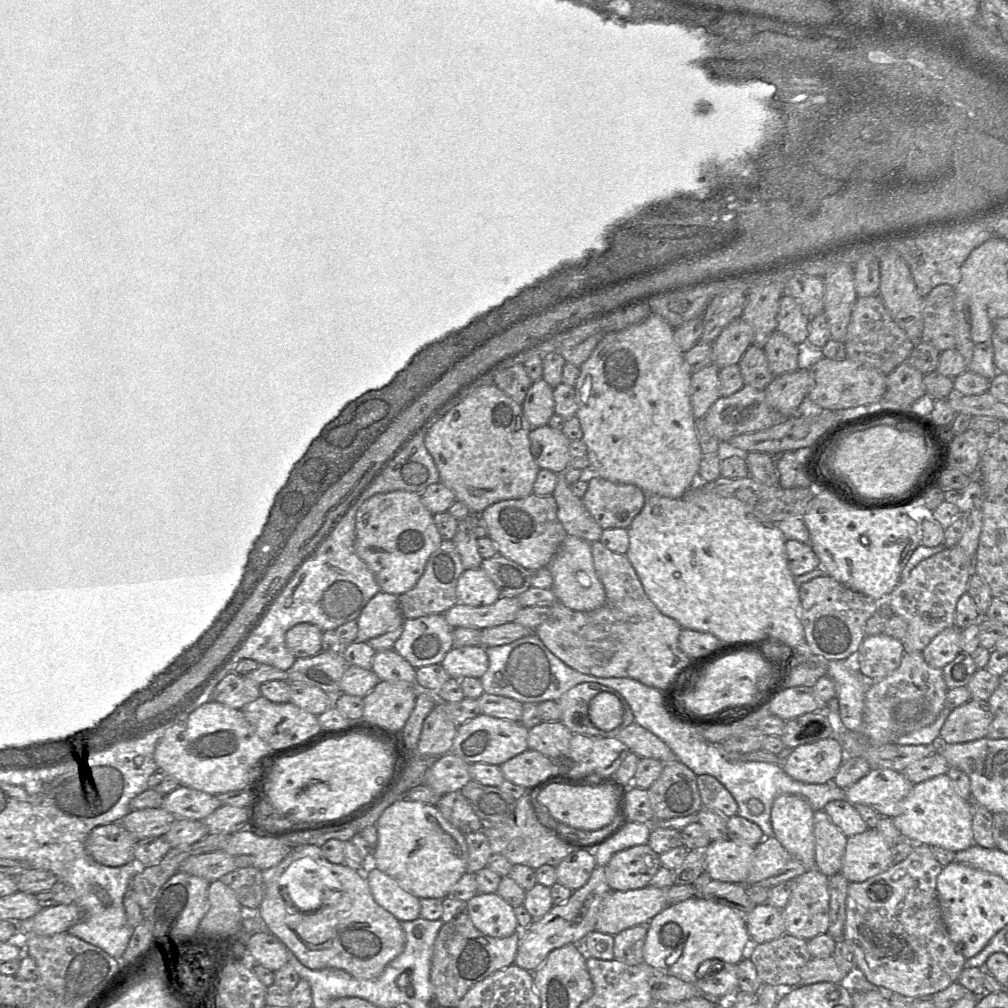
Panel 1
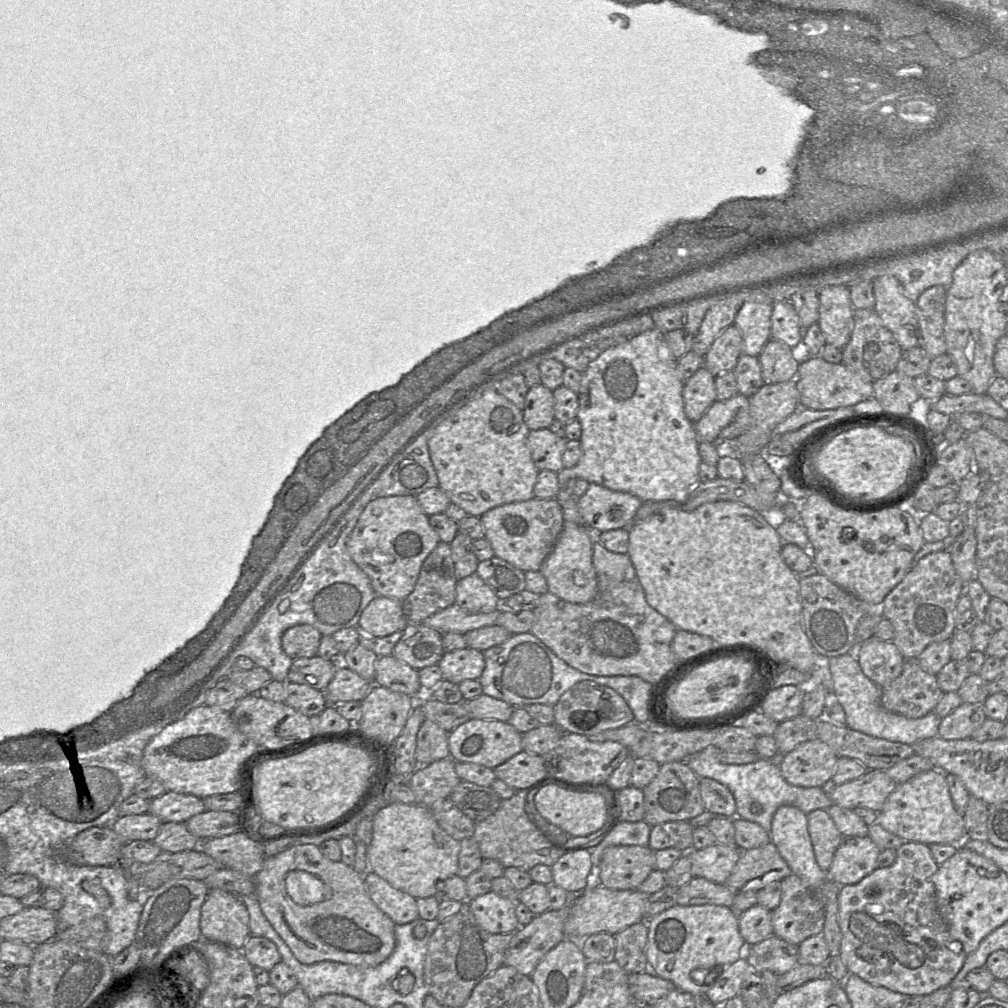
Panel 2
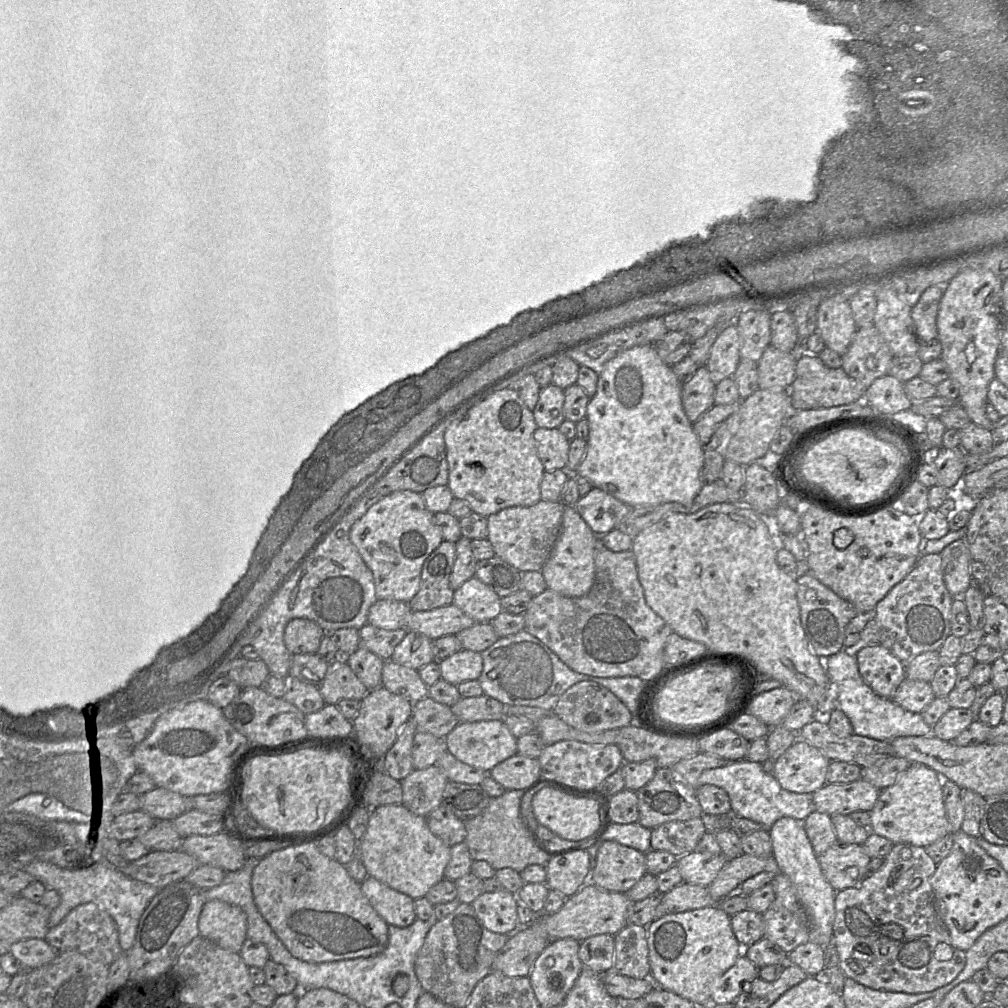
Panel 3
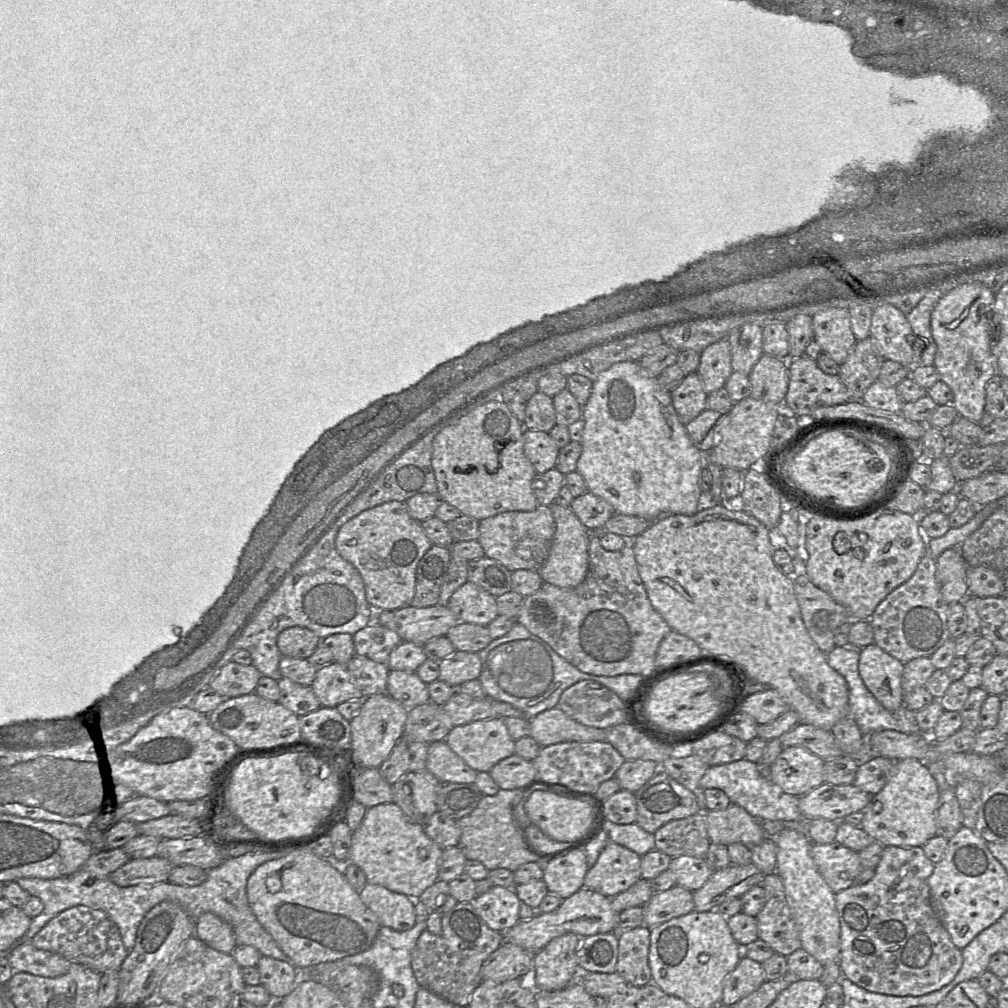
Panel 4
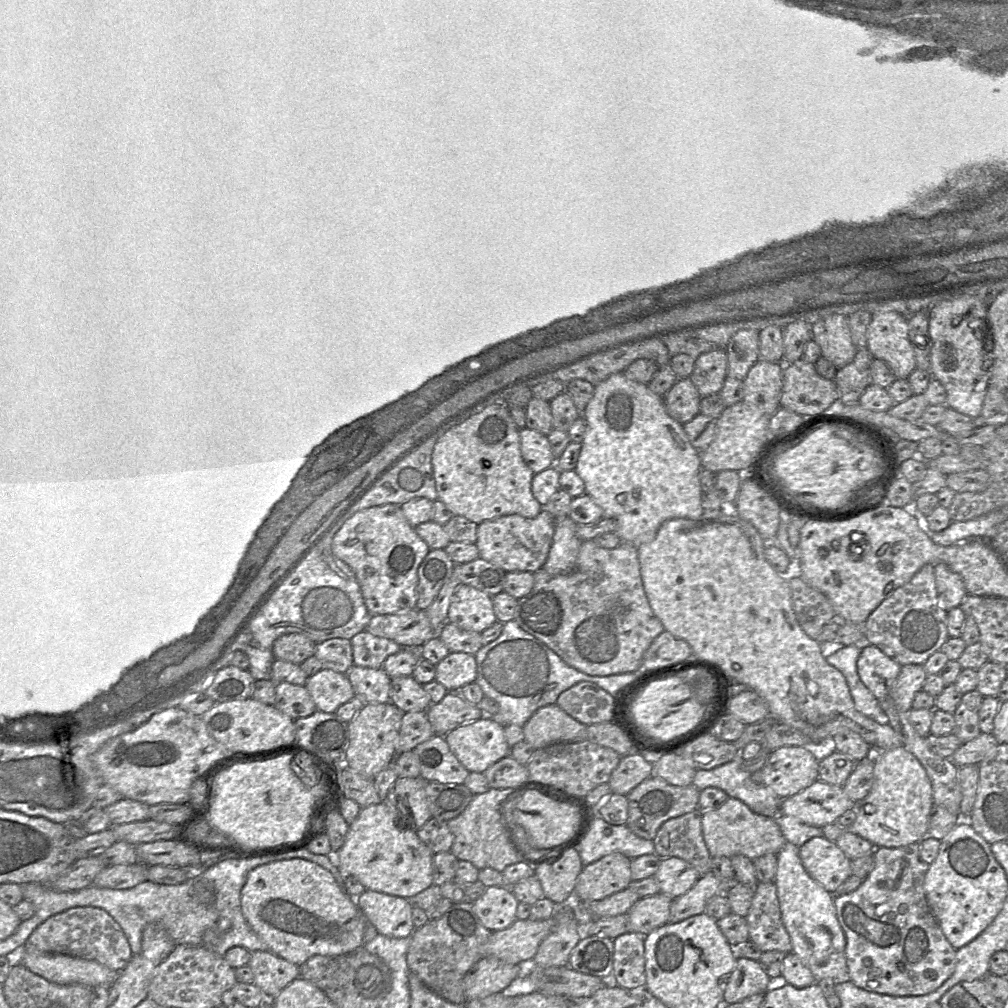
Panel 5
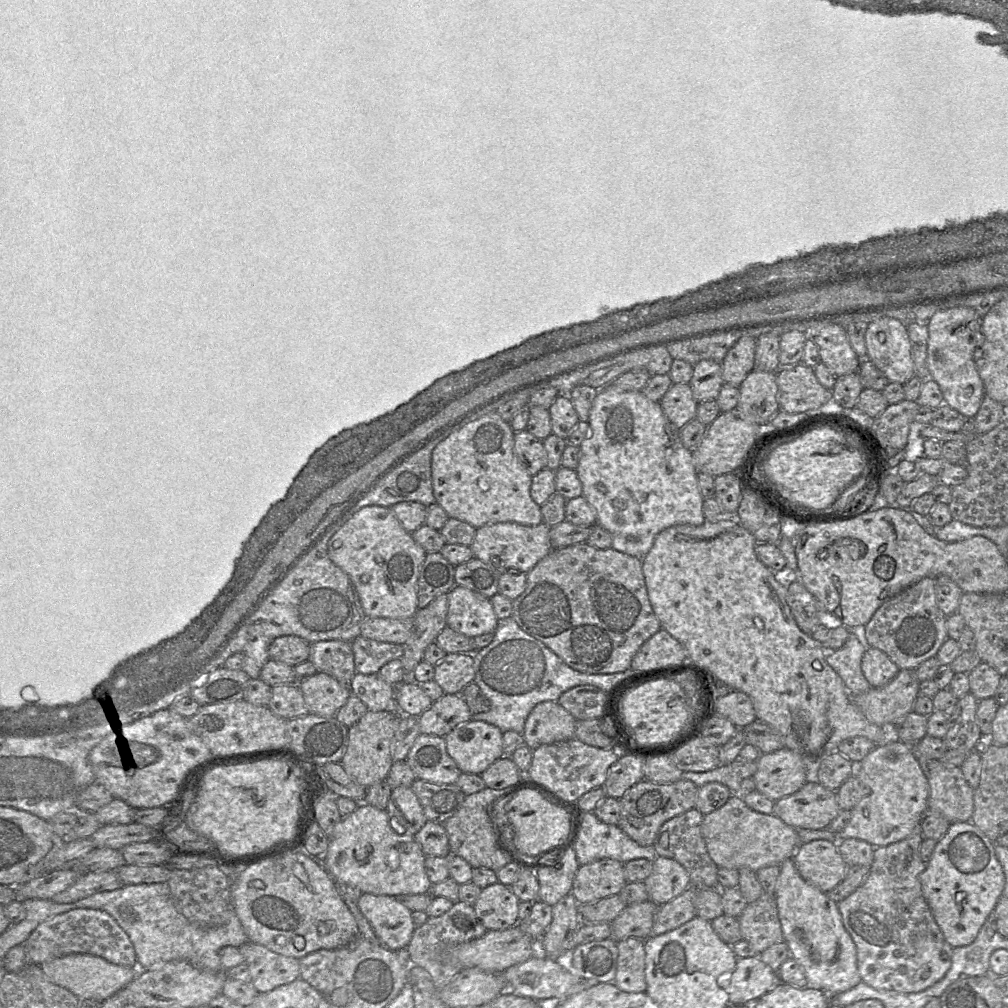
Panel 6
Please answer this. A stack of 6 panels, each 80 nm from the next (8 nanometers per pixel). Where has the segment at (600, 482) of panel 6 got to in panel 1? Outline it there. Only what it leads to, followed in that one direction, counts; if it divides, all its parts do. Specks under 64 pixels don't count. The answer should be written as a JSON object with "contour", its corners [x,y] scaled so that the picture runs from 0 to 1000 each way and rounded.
{"contour":[[[646,311],[633,321],[601,332],[575,363],[569,384],[571,414],[584,455],[582,470],[630,481],[642,492],[675,494],[690,481],[697,450],[686,402],[686,373],[679,349],[670,338],[669,325],[654,313]]]}

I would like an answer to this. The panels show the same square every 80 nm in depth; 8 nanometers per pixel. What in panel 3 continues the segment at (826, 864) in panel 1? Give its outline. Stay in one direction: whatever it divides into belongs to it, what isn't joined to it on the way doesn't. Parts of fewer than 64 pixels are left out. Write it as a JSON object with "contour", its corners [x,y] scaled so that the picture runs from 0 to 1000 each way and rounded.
{"contour":[[[807,805],[797,814],[797,818],[811,850],[831,834],[822,808]]]}

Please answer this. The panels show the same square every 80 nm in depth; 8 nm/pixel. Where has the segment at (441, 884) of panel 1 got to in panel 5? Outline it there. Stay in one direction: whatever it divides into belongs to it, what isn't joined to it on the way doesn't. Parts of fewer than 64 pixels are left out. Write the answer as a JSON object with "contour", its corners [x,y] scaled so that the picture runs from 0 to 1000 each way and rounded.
{"contour":[[[379,795],[376,798],[366,799],[364,801],[358,802],[353,813],[346,818],[346,823],[343,828],[342,835],[337,843],[330,847],[333,859],[339,870],[343,871],[345,869],[351,869],[364,883],[369,883],[373,885],[383,886],[390,889],[407,891],[415,886],[419,885],[423,881],[430,877],[430,867],[429,867],[429,852],[431,846],[428,842],[420,835],[414,828],[412,823],[398,823],[391,815],[391,805],[383,795]]]}

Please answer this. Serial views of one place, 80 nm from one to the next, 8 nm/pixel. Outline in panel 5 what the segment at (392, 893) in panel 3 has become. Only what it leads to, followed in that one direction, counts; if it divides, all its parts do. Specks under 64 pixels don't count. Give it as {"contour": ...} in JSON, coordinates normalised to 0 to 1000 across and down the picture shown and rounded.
{"contour":[[[362,882],[352,893],[375,927],[402,931],[412,923],[409,914],[410,900],[404,892]]]}

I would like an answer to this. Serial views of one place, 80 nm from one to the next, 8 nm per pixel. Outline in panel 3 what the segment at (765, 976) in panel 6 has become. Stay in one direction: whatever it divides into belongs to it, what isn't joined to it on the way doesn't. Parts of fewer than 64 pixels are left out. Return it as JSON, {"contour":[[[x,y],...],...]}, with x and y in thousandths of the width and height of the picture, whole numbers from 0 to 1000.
{"contour":[[[734,948],[714,971],[705,976],[705,995],[723,996],[729,994],[739,975],[753,969],[753,960],[740,948]]]}

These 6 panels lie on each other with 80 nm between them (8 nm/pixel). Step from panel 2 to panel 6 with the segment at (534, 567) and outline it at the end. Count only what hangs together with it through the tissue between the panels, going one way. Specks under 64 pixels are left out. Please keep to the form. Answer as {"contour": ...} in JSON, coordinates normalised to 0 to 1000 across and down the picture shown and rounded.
{"contour":[[[511,518],[485,520],[472,525],[471,534],[465,543],[471,554],[497,569],[523,569],[548,547],[546,525],[540,518],[532,522],[520,522]]]}

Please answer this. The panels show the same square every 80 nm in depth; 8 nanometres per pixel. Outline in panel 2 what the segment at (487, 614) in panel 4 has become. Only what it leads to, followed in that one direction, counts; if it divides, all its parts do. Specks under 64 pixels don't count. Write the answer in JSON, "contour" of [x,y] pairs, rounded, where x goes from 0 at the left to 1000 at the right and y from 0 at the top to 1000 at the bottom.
{"contour":[[[473,568],[453,577],[452,597],[468,608],[486,608],[497,603],[497,596]]]}

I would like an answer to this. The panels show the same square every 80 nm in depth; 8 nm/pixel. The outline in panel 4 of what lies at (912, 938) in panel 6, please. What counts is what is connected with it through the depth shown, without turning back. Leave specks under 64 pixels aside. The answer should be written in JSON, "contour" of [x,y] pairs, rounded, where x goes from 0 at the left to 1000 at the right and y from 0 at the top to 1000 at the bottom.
{"contour":[[[879,839],[876,842],[874,852],[868,861],[867,869],[857,877],[850,877],[828,888],[829,902],[833,915],[833,948],[832,958],[835,969],[842,971],[852,979],[867,985],[885,988],[915,988],[930,983],[941,976],[949,967],[955,956],[955,948],[943,933],[941,926],[932,912],[924,896],[921,872],[926,866],[928,857],[918,848],[915,840],[891,840]]]}

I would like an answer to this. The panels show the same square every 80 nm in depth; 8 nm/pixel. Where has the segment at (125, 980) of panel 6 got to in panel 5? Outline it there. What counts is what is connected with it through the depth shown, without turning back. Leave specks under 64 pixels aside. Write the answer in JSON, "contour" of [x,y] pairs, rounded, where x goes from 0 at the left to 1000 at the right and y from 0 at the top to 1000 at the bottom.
{"contour":[[[25,941],[20,955],[46,972],[61,977],[110,978],[118,966],[93,952],[64,946],[34,945]]]}

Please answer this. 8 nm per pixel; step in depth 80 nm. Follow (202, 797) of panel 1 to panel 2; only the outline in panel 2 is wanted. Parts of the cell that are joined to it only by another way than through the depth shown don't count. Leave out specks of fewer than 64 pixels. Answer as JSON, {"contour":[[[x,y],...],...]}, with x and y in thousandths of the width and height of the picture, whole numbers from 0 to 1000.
{"contour":[[[165,785],[162,789],[151,793],[148,802],[148,806],[162,816],[185,816],[189,811],[203,804],[200,792],[172,785]]]}

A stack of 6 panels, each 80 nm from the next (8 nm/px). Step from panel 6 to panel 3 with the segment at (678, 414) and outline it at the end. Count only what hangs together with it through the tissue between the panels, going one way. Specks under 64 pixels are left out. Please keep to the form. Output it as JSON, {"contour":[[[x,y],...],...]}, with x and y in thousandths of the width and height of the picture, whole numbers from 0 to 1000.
{"contour":[[[693,363],[687,375],[677,381],[677,402],[683,417],[689,420],[708,401],[709,381],[699,363]]]}

